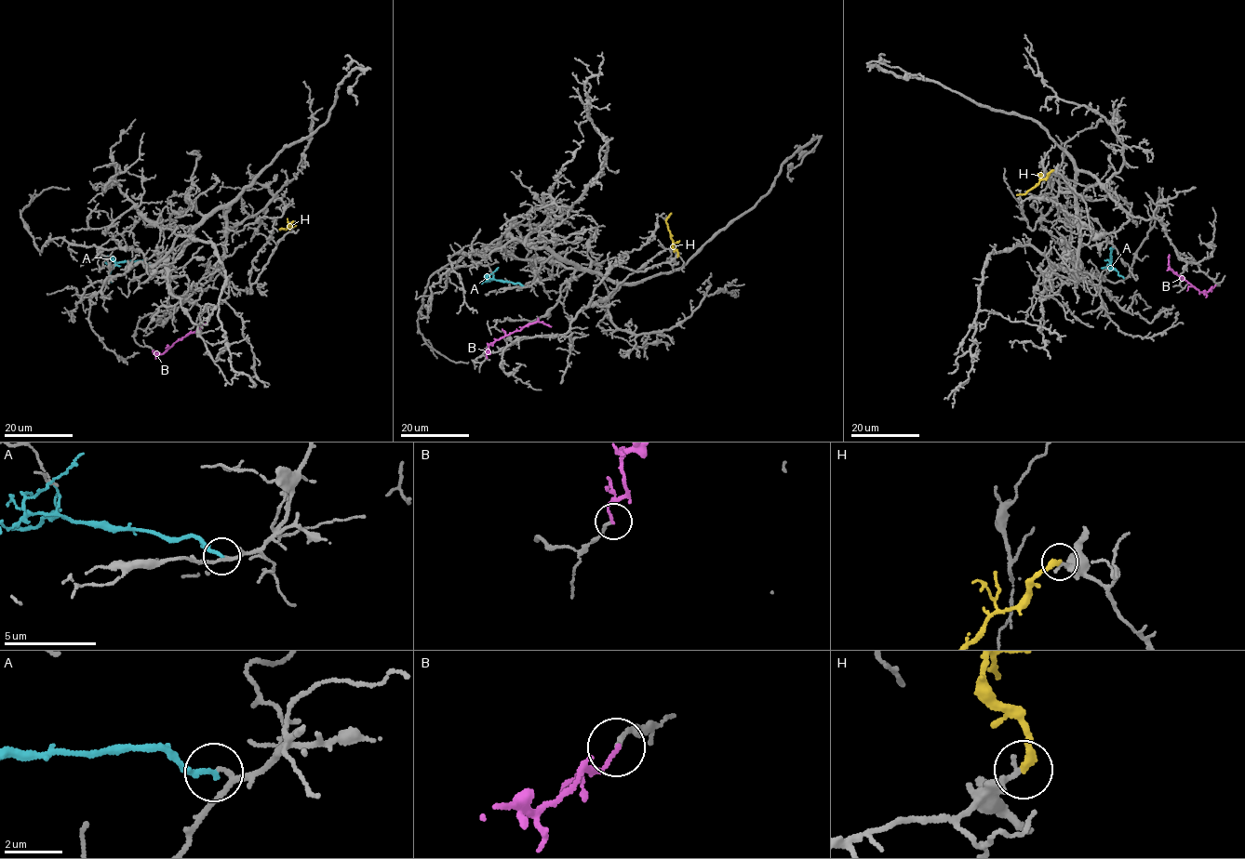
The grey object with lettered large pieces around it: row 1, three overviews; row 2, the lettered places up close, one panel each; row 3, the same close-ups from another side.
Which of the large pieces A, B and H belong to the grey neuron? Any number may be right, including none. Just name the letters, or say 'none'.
none

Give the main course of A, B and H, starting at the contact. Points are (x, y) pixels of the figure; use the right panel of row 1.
A: (1114, 246), (1110, 248), (1112, 267), (1118, 275), (1124, 277)
B: (1215, 285), (1205, 293), (1200, 292), (1170, 268), (1169, 254)
H: (1053, 170), (1024, 194), (1016, 195)

